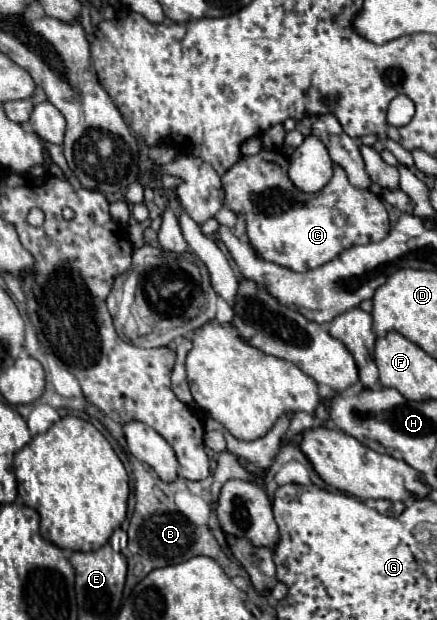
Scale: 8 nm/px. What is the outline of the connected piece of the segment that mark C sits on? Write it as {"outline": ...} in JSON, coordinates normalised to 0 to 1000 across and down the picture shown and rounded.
{"outline":[[[600,239],[581,252],[554,252],[517,281],[508,281],[513,332],[540,348],[558,348],[563,381],[609,423],[627,423],[673,439],[700,439],[755,423],[810,394],[847,394],[883,384],[892,355],[874,323],[847,306],[810,303],[773,265],[764,268],[755,294],[723,316],[691,316],[659,287],[659,271],[632,261],[641,255],[645,245]]]}

